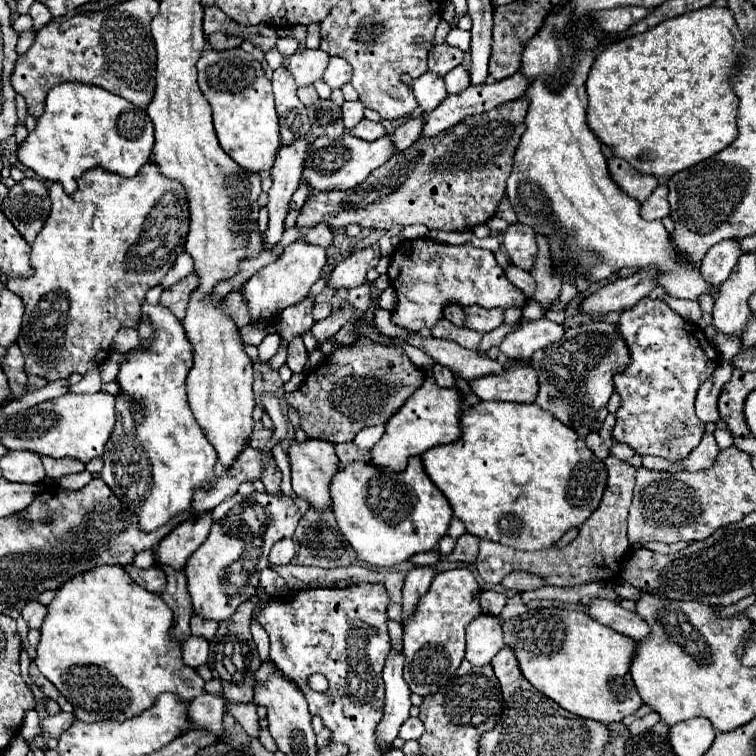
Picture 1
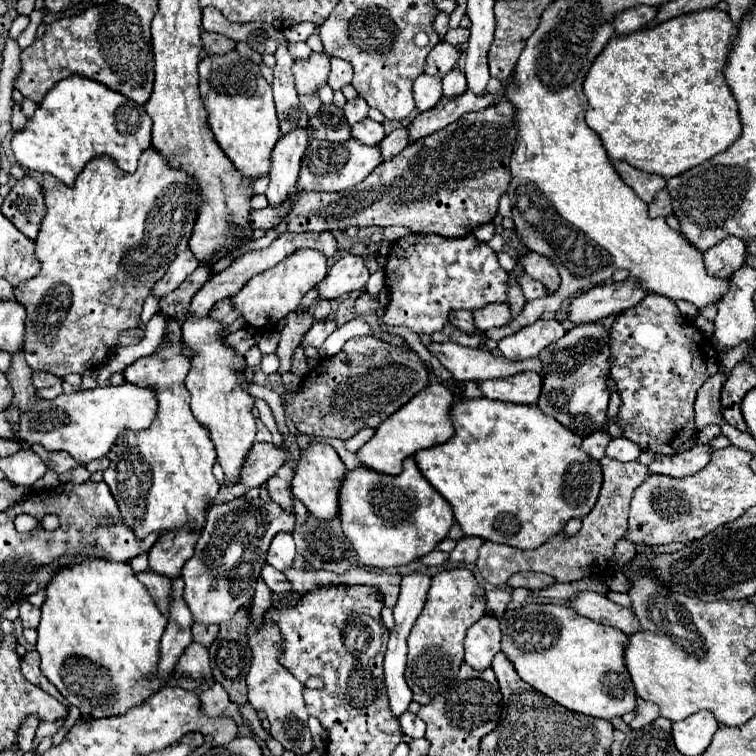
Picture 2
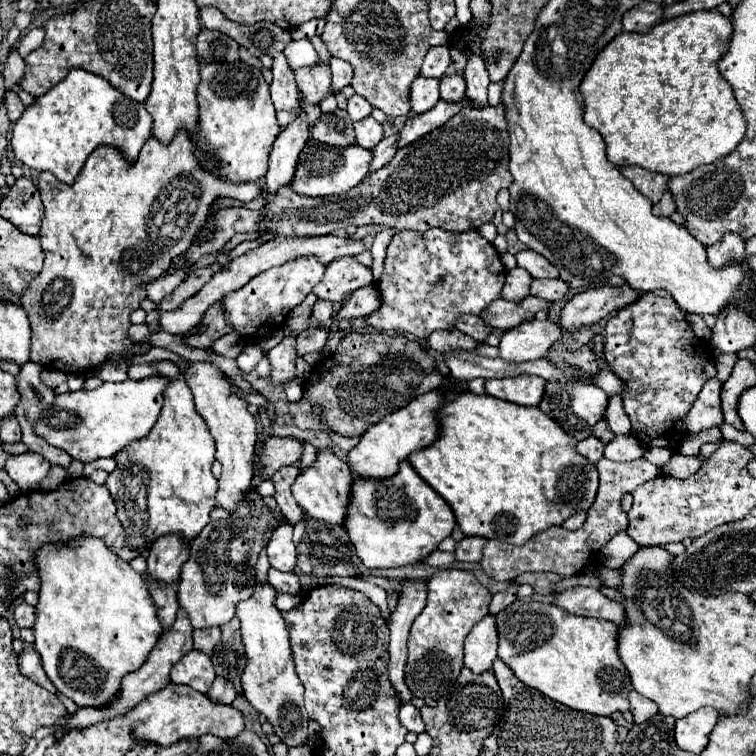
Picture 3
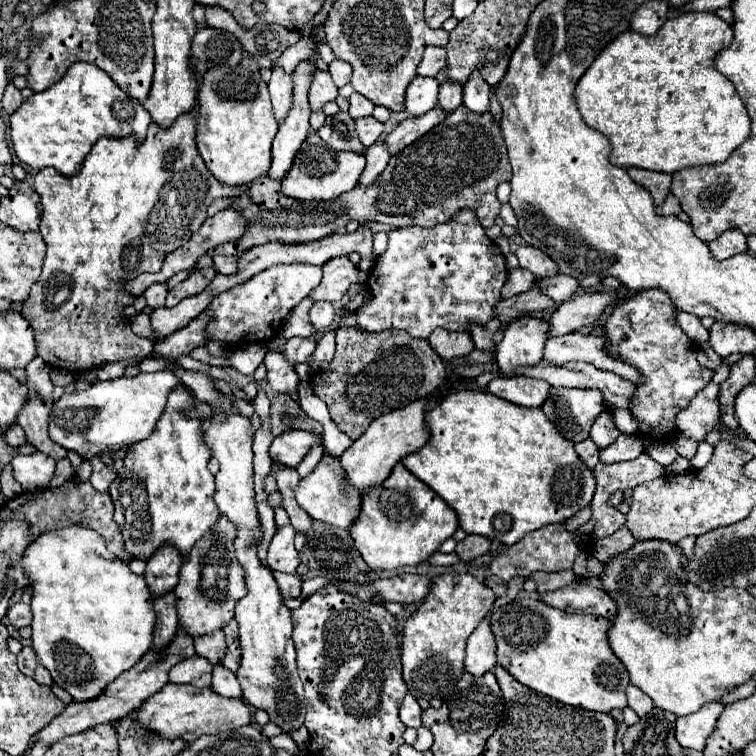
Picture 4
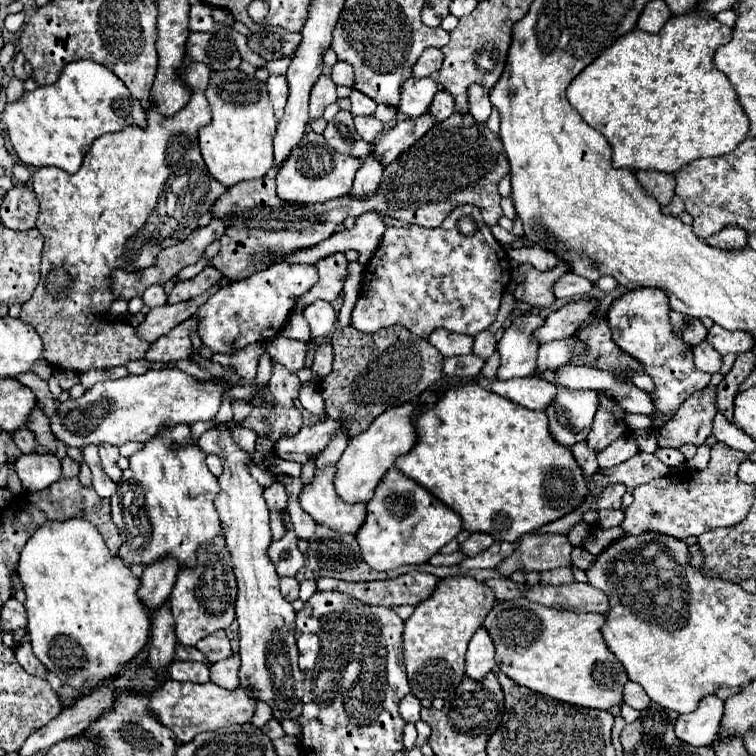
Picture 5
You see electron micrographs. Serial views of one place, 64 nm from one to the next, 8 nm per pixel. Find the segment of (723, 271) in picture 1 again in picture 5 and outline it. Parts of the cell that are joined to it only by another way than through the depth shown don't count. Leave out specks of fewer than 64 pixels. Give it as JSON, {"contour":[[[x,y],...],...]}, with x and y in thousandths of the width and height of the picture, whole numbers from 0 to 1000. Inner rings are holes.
{"contour":[[[963,299],[952,304],[947,312],[939,312],[934,323],[939,323],[942,328],[952,328],[952,331],[979,331],[979,328],[987,328],[987,312],[989,310],[981,302]]]}

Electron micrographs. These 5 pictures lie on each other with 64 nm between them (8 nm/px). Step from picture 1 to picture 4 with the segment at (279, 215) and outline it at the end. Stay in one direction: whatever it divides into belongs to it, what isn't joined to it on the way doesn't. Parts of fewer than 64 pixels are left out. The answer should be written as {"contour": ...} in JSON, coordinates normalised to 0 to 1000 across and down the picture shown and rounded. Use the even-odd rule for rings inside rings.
{"contour":[[[399,82],[386,98],[389,106],[389,140],[381,156],[370,164],[370,172],[360,190],[360,220],[354,225],[354,235],[373,238],[386,222],[389,206],[397,198],[399,188],[407,180],[410,164],[410,140],[407,140],[407,101],[418,87],[413,82]]]}

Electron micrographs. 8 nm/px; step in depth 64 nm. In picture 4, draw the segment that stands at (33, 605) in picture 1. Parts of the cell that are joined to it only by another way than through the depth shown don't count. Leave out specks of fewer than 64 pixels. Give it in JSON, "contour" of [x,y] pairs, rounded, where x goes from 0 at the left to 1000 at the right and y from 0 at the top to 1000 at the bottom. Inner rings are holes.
{"contour":[[[32,796],[19,799],[19,802],[11,807],[11,812],[8,812],[5,820],[8,820],[8,825],[19,828],[21,833],[29,831],[29,828],[40,828],[40,823],[42,823],[42,807],[40,807],[40,799],[32,799]]]}

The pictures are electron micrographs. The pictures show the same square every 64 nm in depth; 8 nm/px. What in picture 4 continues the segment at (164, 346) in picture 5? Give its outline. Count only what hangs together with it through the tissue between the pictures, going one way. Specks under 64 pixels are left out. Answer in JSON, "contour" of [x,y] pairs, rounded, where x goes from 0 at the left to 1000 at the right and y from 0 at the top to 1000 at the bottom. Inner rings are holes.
{"contour":[[[270,410],[259,423],[254,423],[254,429],[249,429],[246,434],[241,434],[238,439],[230,439],[228,444],[212,450],[206,458],[204,458],[204,466],[212,471],[212,474],[222,474],[230,479],[233,471],[238,468],[251,468],[257,460],[262,458],[272,458],[275,452],[275,444],[272,444],[272,434],[280,423],[280,413]]]}

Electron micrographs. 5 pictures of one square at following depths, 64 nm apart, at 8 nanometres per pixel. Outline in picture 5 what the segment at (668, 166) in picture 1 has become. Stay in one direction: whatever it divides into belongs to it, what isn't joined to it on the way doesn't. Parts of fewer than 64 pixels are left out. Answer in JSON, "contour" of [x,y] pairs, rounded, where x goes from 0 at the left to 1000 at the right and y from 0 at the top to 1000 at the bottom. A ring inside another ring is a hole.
{"contour":[[[910,16],[910,19],[899,19],[899,21],[889,21],[884,26],[884,32],[878,32],[878,37],[870,45],[857,45],[857,42],[847,42],[844,37],[820,48],[820,53],[815,53],[807,63],[802,63],[778,90],[772,90],[759,108],[751,114],[751,132],[754,138],[767,148],[770,156],[783,159],[786,156],[786,169],[791,175],[796,175],[807,193],[810,193],[810,220],[815,222],[833,222],[833,225],[870,225],[870,228],[894,228],[899,225],[905,217],[923,212],[923,209],[947,209],[947,206],[958,206],[963,201],[968,201],[989,177],[989,153],[981,148],[979,132],[974,130],[971,114],[966,111],[966,106],[960,106],[960,101],[944,87],[942,74],[947,69],[947,63],[952,63],[955,58],[963,58],[968,53],[968,37],[952,32],[942,19],[934,16]]]}

